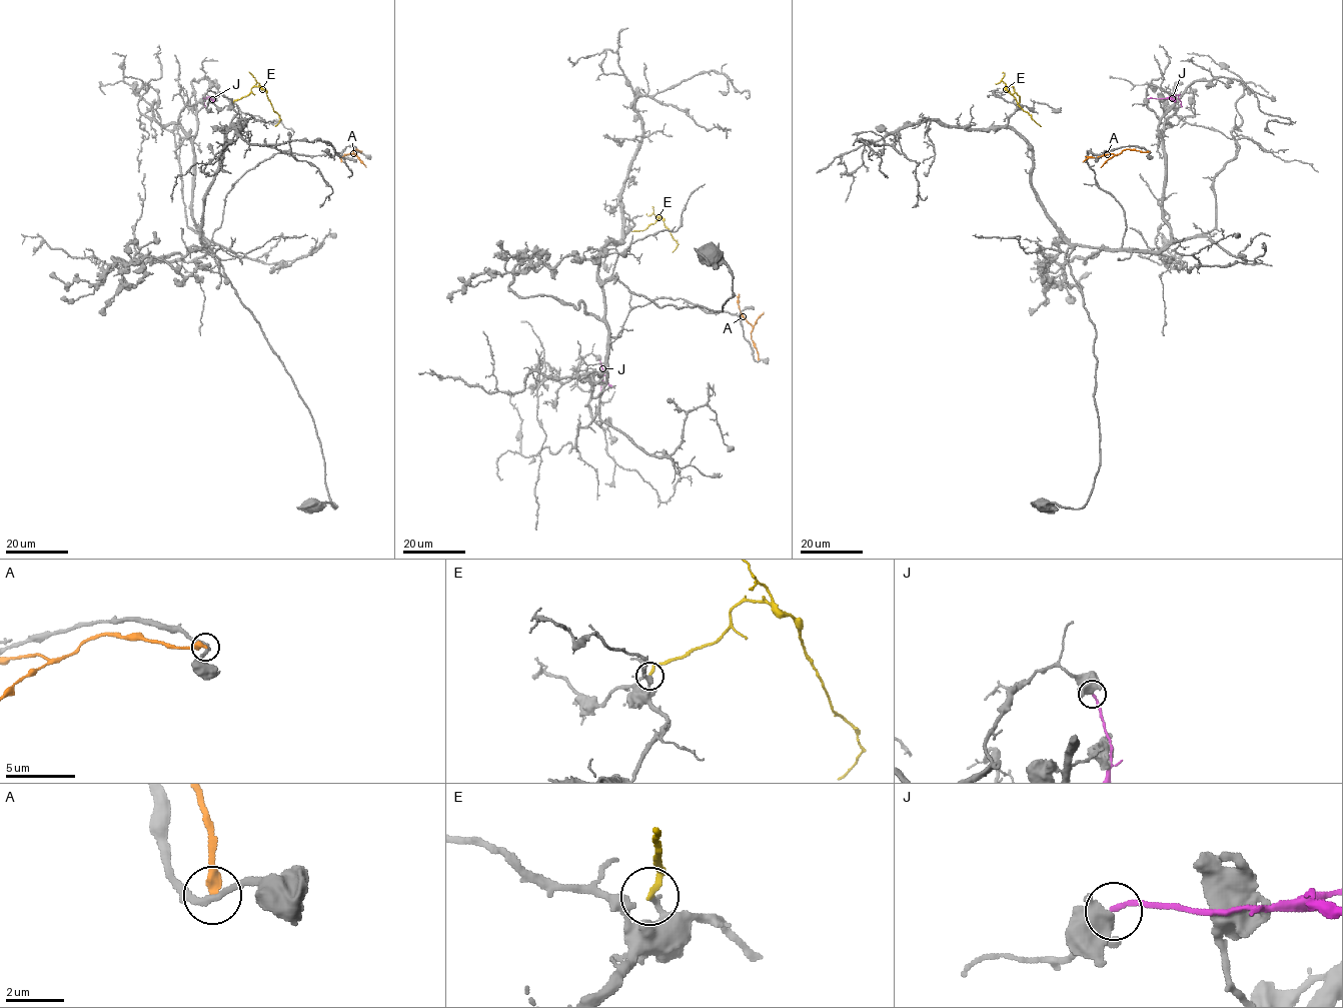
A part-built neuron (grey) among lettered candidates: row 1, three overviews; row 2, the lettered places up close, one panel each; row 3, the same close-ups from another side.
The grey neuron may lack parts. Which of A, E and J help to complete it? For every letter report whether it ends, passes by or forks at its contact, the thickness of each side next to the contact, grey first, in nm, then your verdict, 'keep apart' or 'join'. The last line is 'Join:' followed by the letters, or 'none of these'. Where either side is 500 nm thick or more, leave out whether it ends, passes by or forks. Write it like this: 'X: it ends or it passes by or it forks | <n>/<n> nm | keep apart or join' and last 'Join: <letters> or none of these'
A: it ends | 240/360 nm | keep apart
E: it ends | 200/200 nm | join
J: 650/170 nm | keep apart
Join: E

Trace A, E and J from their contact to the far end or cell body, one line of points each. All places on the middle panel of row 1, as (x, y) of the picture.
A: (759, 360), (752, 339), (752, 325), (740, 310), (739, 294)
E: (630, 229), (642, 230), (661, 218), (678, 244), (673, 252)
J: (599, 359), (603, 392)

